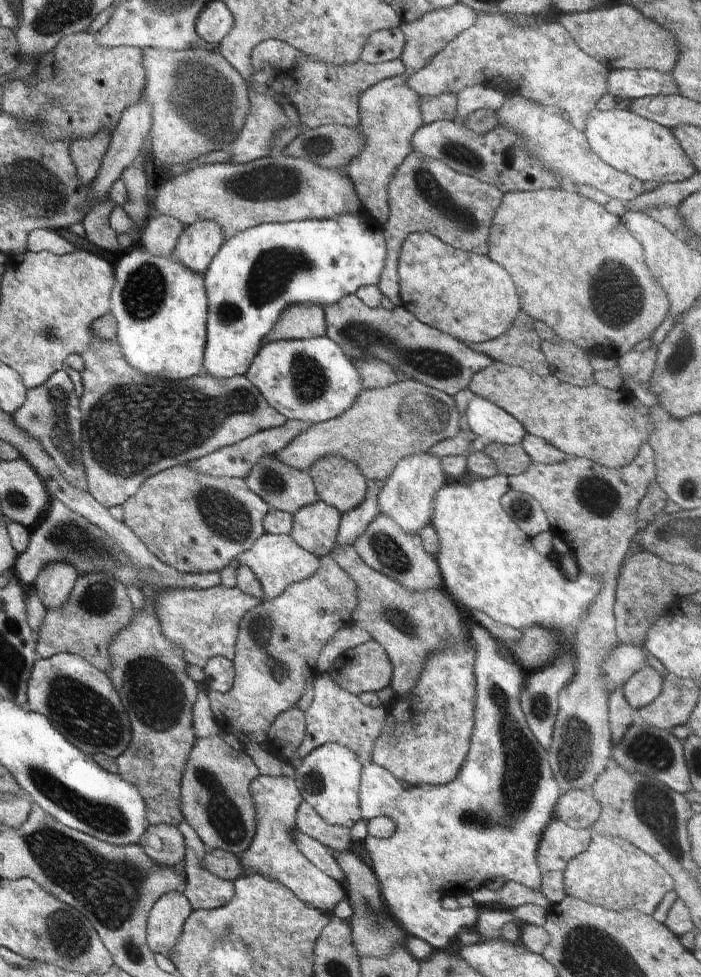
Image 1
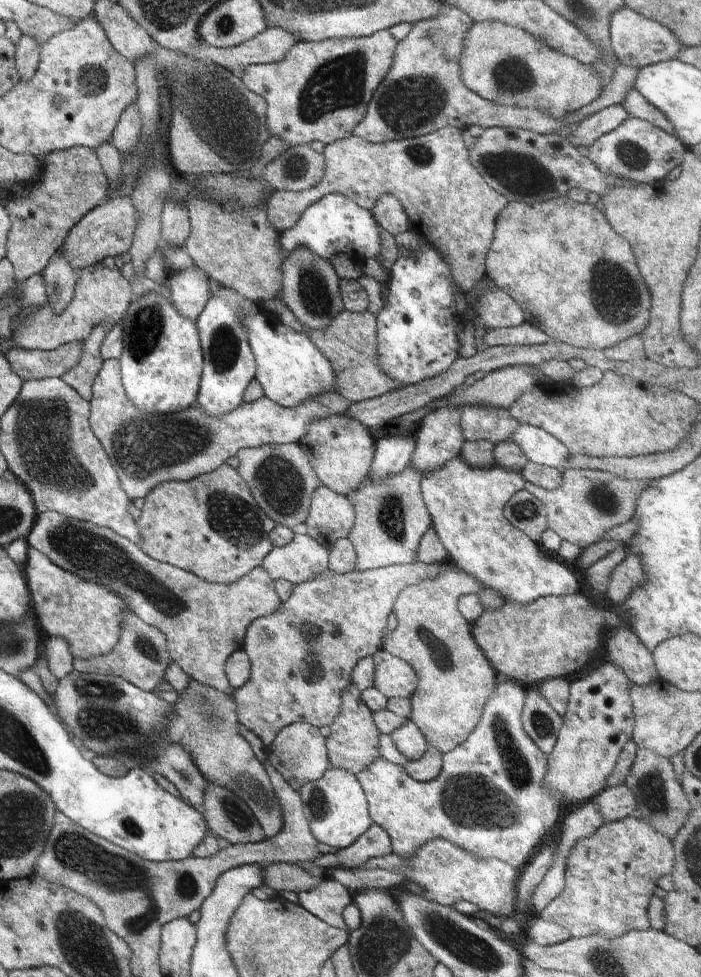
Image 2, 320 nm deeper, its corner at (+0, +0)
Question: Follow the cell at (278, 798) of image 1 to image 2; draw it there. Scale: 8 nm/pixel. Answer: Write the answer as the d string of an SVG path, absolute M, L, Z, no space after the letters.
M326 879L311 891L299 892L298 905L334 928L349 931L342 911L353 903L350 891L338 881Z

